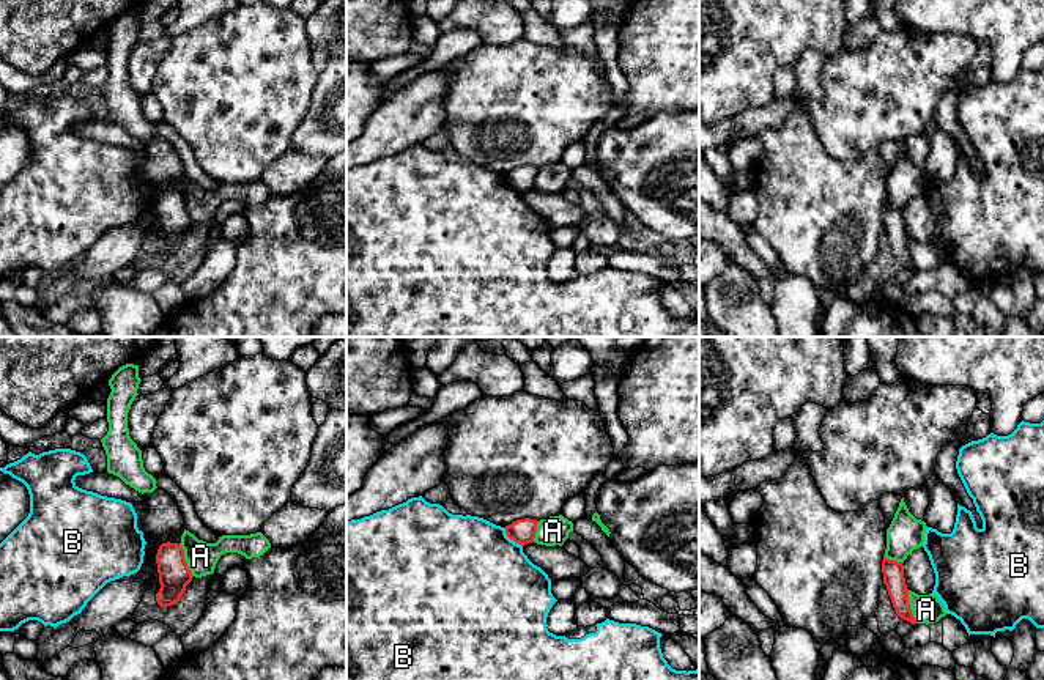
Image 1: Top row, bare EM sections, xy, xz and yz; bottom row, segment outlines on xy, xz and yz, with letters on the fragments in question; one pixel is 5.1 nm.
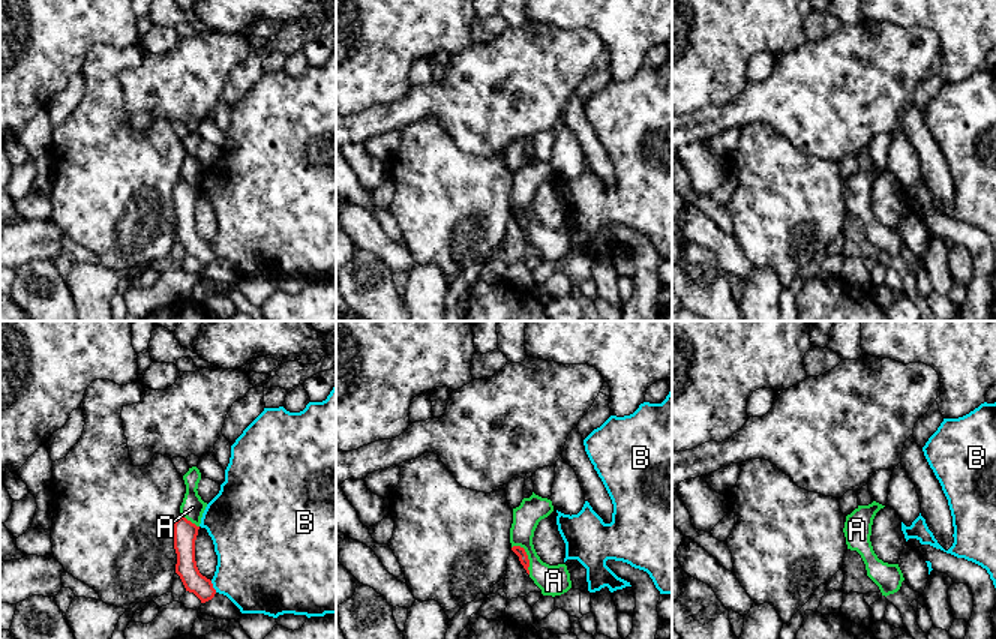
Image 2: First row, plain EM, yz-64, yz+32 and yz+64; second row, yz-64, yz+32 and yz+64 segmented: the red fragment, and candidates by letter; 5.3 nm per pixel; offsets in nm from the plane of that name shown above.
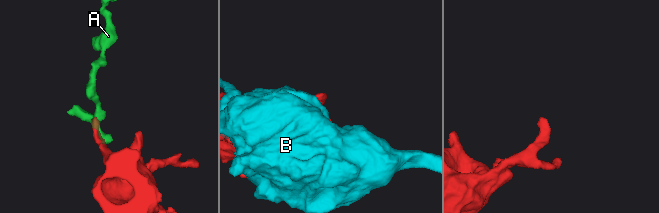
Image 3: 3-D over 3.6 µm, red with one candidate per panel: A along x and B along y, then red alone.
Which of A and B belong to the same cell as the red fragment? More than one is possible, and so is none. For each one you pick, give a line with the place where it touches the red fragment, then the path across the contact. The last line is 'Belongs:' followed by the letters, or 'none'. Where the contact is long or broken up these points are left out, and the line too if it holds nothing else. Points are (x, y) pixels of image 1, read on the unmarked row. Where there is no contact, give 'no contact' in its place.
Belongs: none

